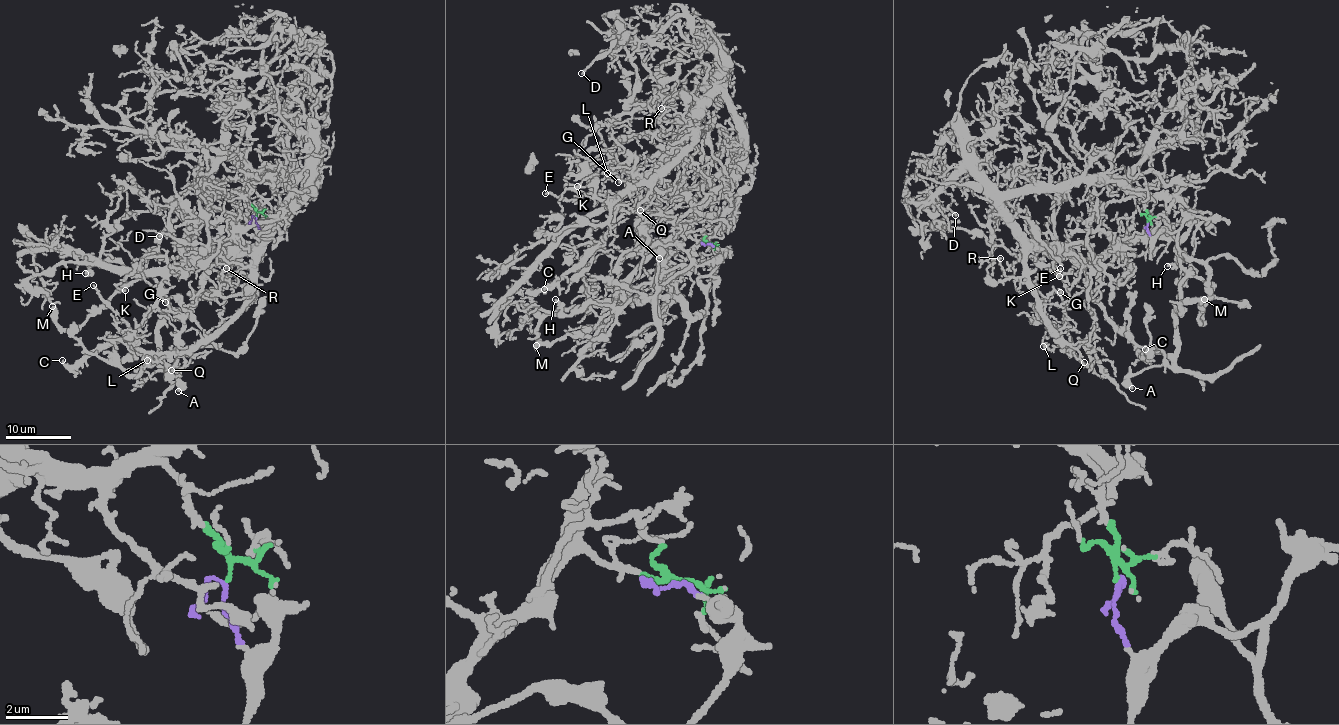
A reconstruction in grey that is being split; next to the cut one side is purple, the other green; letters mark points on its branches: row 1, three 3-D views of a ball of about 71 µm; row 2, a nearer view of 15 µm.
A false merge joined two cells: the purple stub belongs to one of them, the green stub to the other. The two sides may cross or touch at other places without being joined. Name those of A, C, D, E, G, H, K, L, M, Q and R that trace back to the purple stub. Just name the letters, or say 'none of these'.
A, H, M

